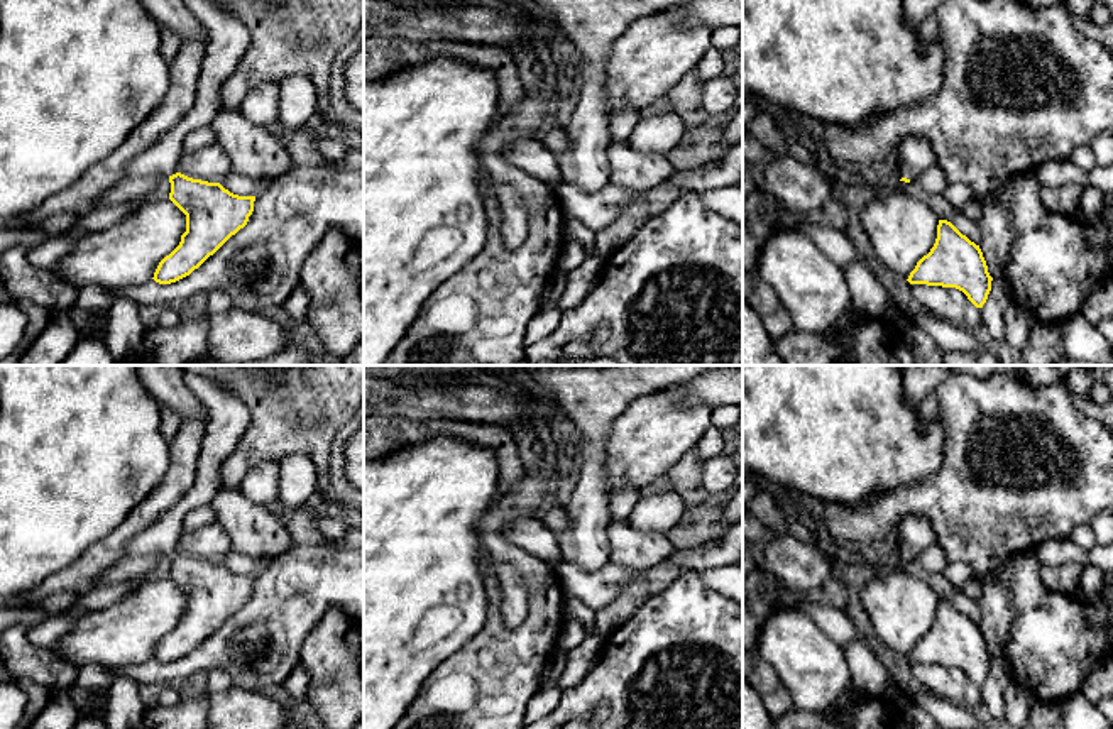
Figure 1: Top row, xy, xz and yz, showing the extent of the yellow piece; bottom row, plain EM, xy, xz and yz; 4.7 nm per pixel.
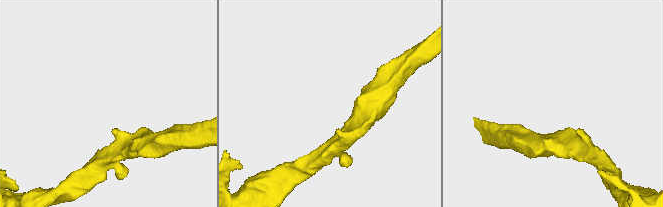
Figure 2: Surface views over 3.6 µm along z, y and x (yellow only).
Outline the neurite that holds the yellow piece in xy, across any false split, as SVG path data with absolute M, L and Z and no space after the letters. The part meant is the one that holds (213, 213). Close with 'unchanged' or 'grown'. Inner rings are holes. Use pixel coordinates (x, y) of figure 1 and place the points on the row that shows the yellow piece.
M184 0L184 3L208 36L195 105L125 169L127 178L167 178L169 200L186 215L186 232L179 245L154 272L152 279L159 284L176 282L198 269L247 225L255 201L255 196L238 196L220 183L193 179L178 171L184 139L213 122L222 107L222 88L250 46L250 34L237 17L208 0Z; grown

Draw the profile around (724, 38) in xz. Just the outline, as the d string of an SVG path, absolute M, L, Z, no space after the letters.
M721 27L712 32L712 47L721 51L729 49L743 41L739 27Z

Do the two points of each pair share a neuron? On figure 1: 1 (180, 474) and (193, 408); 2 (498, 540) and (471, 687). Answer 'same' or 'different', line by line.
1: different
2: same

